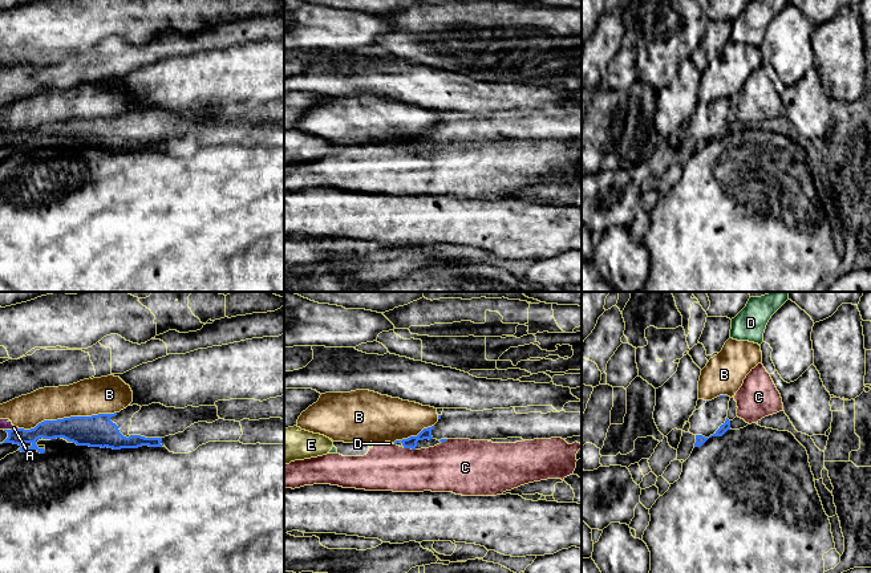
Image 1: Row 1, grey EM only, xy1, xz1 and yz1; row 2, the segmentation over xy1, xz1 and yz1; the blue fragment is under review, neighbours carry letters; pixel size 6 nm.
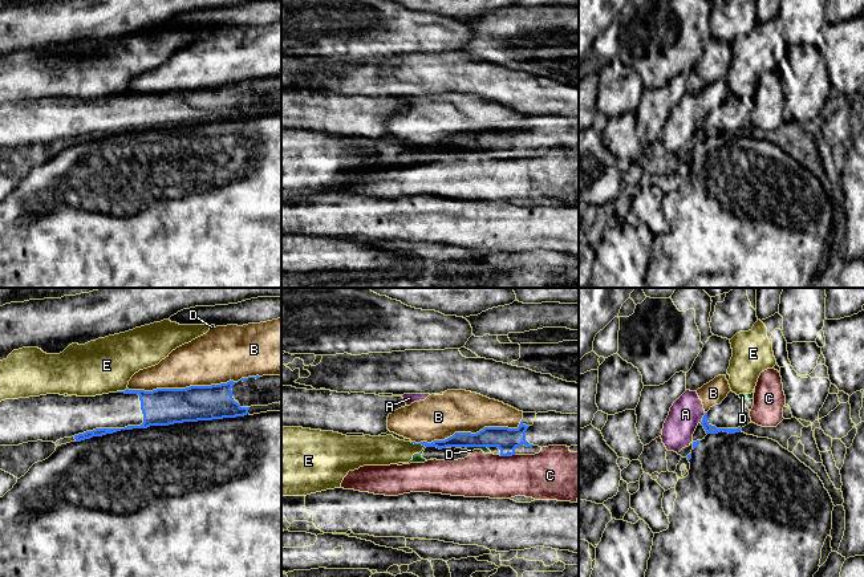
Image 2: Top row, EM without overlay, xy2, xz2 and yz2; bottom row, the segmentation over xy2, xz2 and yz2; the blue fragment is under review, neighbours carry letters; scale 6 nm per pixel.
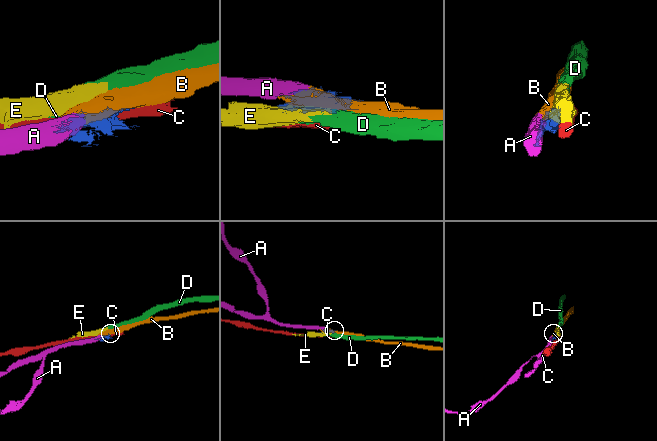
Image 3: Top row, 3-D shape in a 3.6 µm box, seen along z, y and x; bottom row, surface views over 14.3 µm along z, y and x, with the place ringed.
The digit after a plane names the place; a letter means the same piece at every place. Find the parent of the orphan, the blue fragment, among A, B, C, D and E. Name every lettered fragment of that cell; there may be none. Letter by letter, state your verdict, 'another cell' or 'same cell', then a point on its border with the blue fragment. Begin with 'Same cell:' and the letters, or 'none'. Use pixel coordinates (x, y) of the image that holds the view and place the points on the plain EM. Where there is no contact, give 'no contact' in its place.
Same cell: none
A: another cell; meets blue in xy1 at (11, 133)
B: another cell; meets blue in xy2 at (193, 89)
C: another cell; meets blue in xz2 at (506, 158)
D: another cell; meets blue in xz2 at (477, 149)
E: another cell; meets blue in xz2 at (418, 146)

